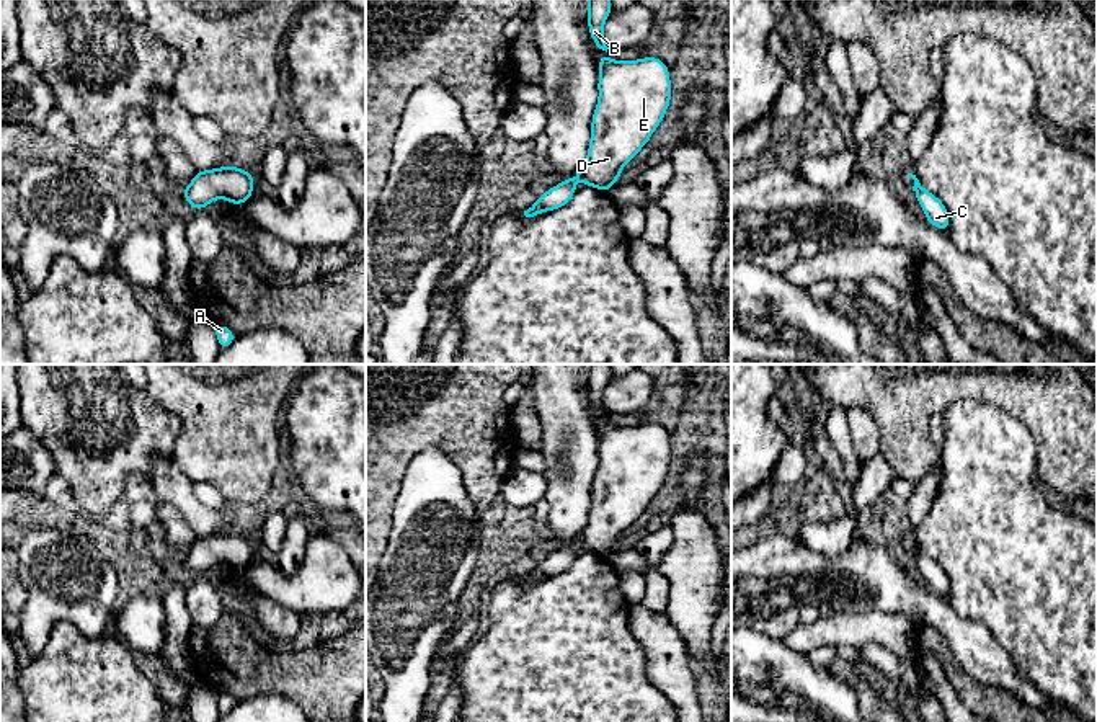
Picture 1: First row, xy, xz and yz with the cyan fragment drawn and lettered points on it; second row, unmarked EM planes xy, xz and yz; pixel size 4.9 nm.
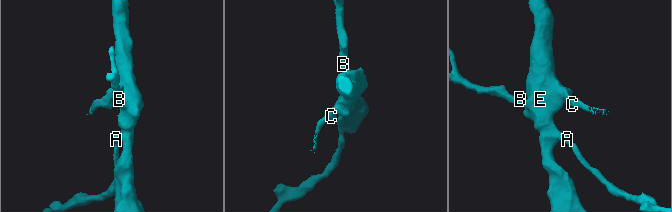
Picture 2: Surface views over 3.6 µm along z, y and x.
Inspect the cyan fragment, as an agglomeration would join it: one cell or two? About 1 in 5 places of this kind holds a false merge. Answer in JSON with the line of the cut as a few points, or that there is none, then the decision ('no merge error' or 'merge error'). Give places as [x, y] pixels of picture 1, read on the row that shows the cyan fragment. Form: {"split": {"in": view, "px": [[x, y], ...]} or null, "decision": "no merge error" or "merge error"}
{"split": null, "decision": "no merge error"}

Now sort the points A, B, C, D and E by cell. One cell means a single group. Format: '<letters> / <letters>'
A B C D E

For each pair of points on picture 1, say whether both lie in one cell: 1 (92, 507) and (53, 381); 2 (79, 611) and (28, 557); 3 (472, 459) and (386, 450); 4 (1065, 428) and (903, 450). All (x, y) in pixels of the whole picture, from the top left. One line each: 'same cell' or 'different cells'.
1: same cell
2: same cell
3: same cell
4: same cell

